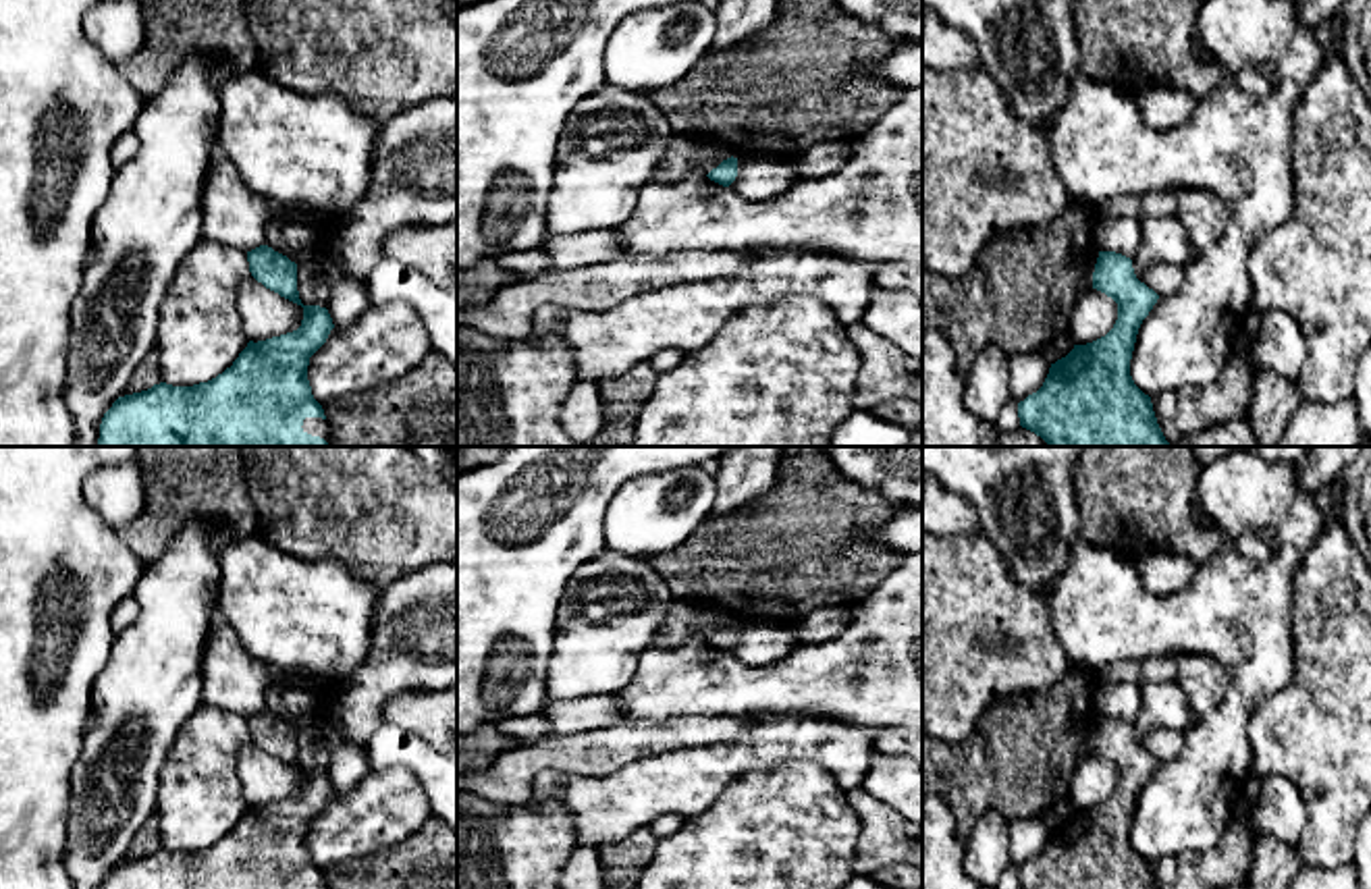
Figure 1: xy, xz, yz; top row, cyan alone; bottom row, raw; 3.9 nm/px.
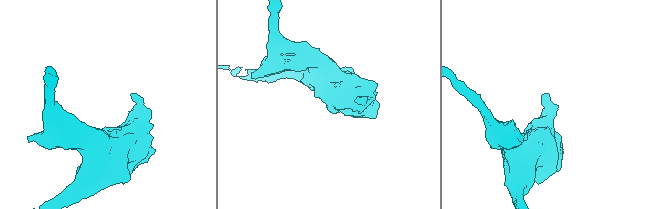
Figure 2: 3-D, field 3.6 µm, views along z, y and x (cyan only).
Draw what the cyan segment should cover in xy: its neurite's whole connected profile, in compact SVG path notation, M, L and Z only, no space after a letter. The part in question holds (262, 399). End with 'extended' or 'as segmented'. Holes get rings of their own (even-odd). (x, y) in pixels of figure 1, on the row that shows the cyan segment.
M268 245L247 251L249 272L266 289L303 307L301 326L266 341L249 341L231 368L193 386L154 384L118 397L104 413L98 447L328 447L330 426L307 380L310 357L334 328L326 307L303 305L297 264Z; extended

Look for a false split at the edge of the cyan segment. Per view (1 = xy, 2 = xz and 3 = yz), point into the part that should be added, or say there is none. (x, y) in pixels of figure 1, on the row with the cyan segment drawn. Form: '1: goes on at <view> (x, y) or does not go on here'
1: goes on at xy (316, 426)
2: does not go on here
3: does not go on here

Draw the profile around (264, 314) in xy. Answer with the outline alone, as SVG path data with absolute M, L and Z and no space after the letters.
M253 276L239 285L239 318L249 341L266 341L301 326L303 307L266 289Z

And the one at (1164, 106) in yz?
M1155 85L1138 98L1145 123L1155 131L1184 125L1197 108L1197 98L1186 89Z

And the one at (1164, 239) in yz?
M1142 216L1142 239L1132 268L1136 278L1153 264L1186 266L1194 255L1178 216Z

